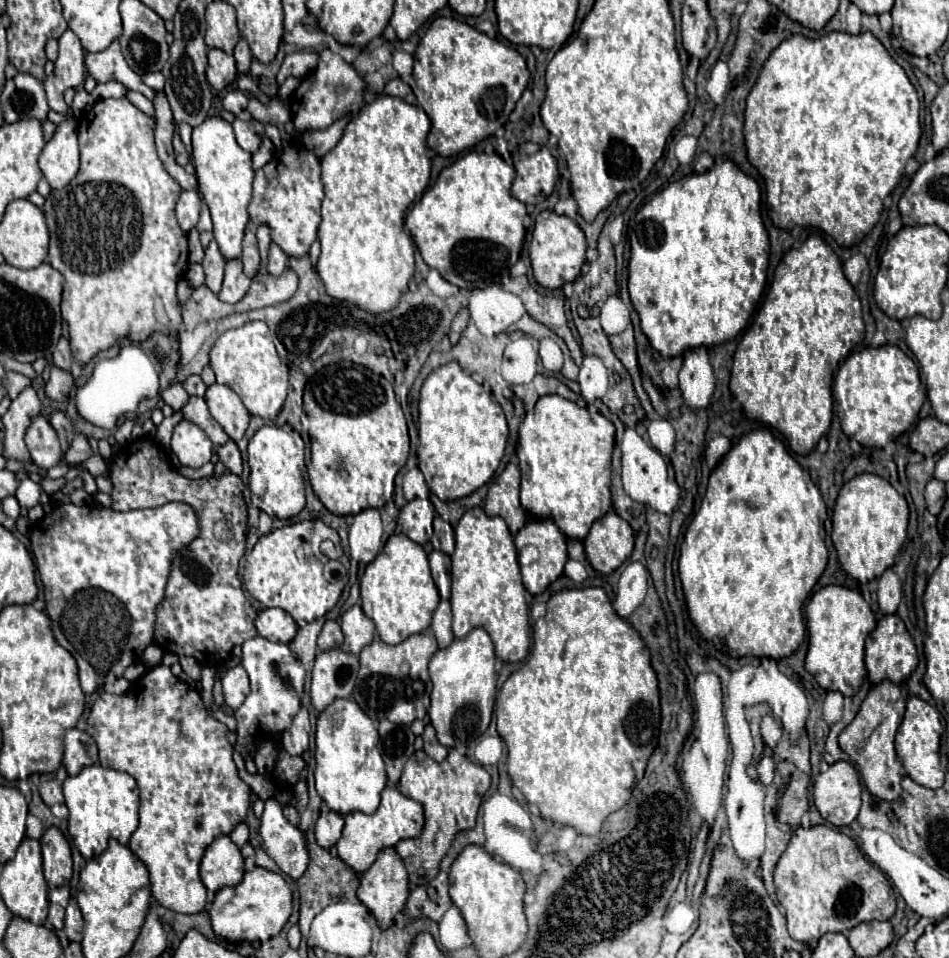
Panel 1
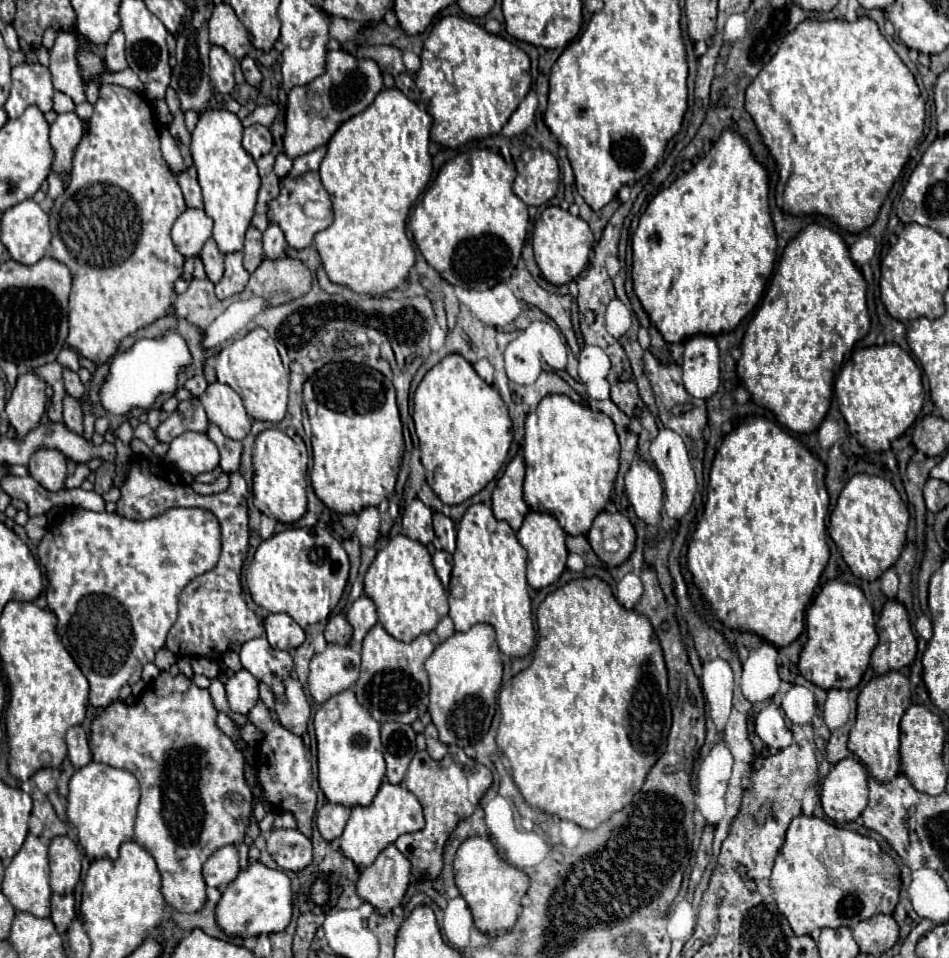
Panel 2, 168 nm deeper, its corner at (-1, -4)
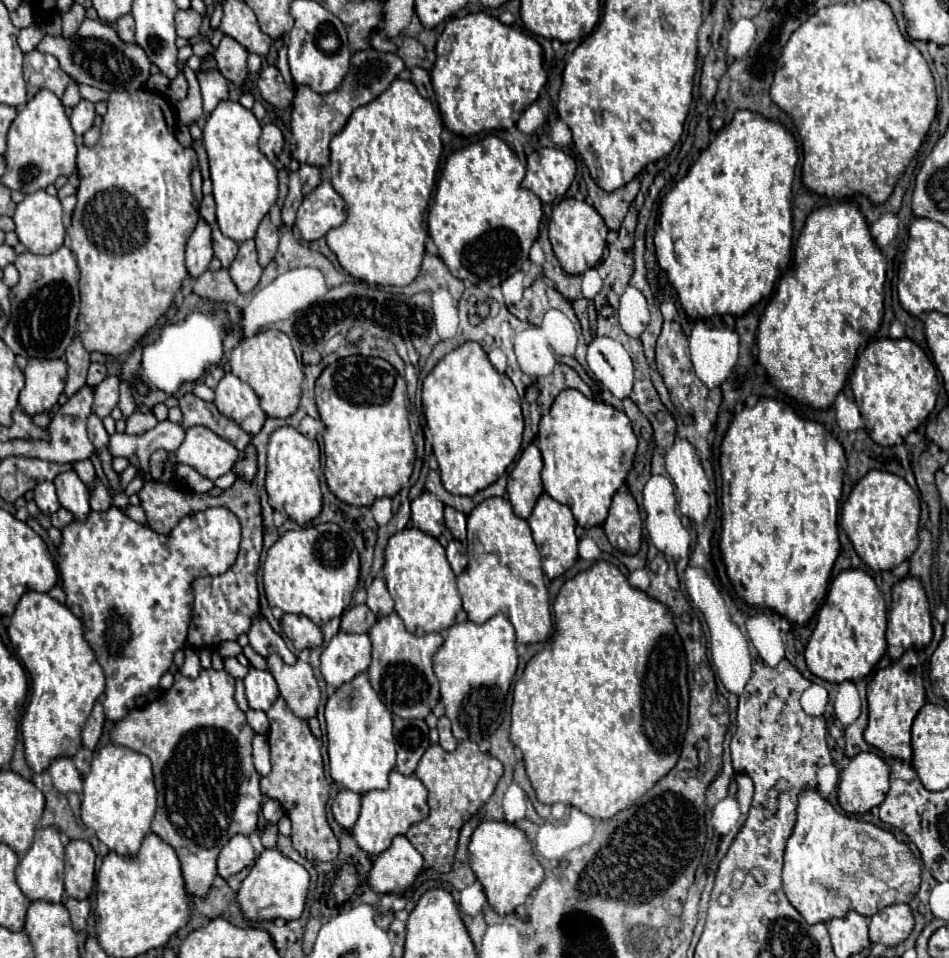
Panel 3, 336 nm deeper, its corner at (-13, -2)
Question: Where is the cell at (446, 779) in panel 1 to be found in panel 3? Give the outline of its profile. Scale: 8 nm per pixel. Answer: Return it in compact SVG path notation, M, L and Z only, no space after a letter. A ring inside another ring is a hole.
M463 740L455 752L445 752L441 746L429 746L415 770L415 776L429 790L431 812L429 818L413 824L405 836L425 858L427 868L449 872L457 850L459 830L491 798L499 778L503 776L503 764L491 754L479 752L475 742Z

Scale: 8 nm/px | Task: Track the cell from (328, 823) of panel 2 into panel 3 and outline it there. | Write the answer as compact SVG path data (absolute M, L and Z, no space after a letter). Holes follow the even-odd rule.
M341 790L331 806L331 812L333 812L333 818L335 822L345 828L345 830L351 830L357 822L357 816L359 816L359 808L361 808L361 796L351 792L351 790Z

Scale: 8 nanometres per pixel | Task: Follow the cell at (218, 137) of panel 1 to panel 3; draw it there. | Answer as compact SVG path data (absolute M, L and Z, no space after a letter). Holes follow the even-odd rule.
M231 100L219 102L203 128L203 144L209 156L217 202L217 224L227 238L239 244L255 238L259 222L277 200L277 168L259 152L259 136L261 126L253 112Z

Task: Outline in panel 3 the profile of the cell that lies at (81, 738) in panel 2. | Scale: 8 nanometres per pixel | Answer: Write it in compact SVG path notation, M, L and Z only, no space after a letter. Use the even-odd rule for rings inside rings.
M101 702L95 704L83 732L81 732L81 738L83 738L83 746L89 748L89 750L95 750L97 742L99 742L99 736L103 732L103 722L105 722L105 714L103 714L103 706Z

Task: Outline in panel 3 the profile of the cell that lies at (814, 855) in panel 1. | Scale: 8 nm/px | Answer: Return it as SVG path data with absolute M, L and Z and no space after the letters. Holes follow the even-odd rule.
M805 790L799 794L797 822L785 848L783 864L783 892L793 908L805 918L807 924L829 922L833 918L843 918L847 912L855 910L861 916L873 916L891 904L909 904L917 894L921 882L921 868L917 858L907 844L897 842L897 838L869 822L847 818L837 812L817 790Z

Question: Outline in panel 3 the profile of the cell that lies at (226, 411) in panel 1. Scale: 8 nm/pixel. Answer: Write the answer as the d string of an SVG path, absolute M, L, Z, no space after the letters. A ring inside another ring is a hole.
M227 372L215 388L215 406L225 418L235 420L247 434L255 436L265 424L265 412L259 406L259 398L253 388Z

